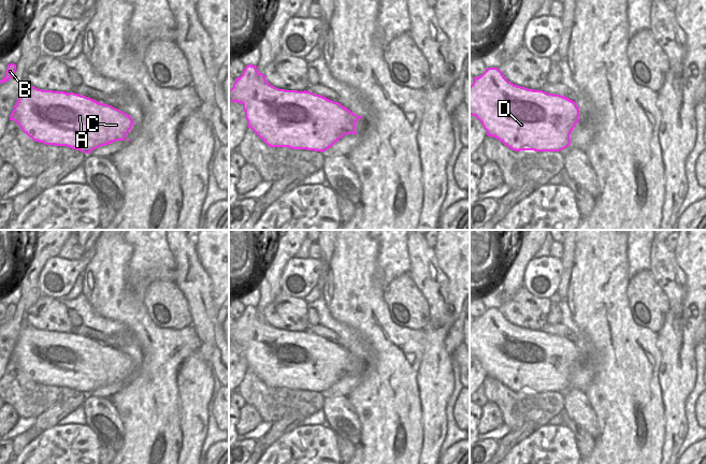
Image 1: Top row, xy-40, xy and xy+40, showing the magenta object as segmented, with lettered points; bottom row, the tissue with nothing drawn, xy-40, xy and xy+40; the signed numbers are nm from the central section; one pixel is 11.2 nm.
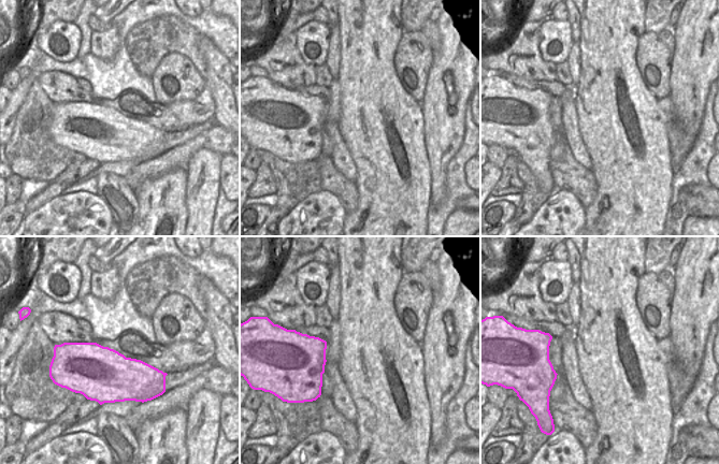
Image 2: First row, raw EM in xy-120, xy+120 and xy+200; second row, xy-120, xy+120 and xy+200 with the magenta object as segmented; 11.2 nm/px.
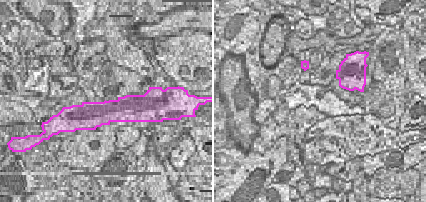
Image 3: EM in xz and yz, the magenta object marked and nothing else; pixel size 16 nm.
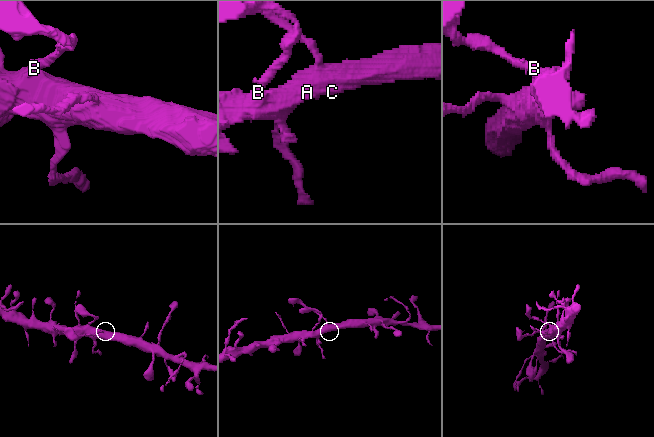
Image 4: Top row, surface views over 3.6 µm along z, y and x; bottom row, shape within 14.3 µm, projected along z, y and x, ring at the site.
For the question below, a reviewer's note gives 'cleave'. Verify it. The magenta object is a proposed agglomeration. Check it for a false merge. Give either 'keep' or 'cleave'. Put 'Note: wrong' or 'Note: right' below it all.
keep
Note: wrong

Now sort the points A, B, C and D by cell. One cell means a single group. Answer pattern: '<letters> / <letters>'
A B C D

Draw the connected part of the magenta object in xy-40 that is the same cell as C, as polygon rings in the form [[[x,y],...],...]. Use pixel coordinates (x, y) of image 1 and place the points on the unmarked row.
[[[30,324],[19,332],[10,361],[14,361],[35,382],[67,387],[84,394],[115,381],[124,381],[133,365],[129,356],[109,345],[72,332],[38,330]]]

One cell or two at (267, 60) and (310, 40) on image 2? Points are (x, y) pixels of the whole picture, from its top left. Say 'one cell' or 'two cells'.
two cells

